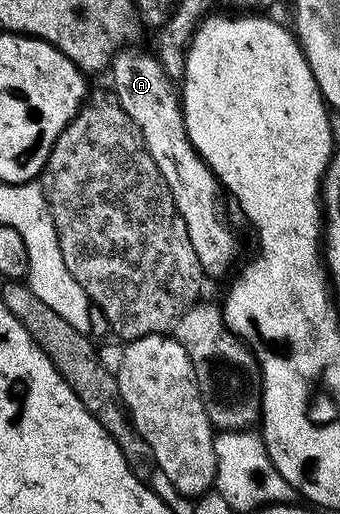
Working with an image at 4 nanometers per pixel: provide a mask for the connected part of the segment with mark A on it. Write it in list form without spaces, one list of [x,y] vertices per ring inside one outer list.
[[[119,51],[118,55],[110,61],[108,75],[114,83],[113,94],[128,114],[128,118],[132,118],[132,122],[140,130],[148,154],[152,154],[152,162],[156,162],[164,182],[168,182],[172,202],[180,218],[184,218],[184,226],[188,226],[188,239],[192,242],[192,250],[196,250],[196,258],[200,258],[203,273],[207,277],[222,276],[226,272],[226,267],[234,260],[234,236],[226,229],[226,224],[222,221],[222,208],[218,205],[218,192],[220,196],[218,179],[214,177],[214,172],[207,168],[201,156],[194,151],[190,139],[186,137],[186,127],[182,121],[182,102],[175,81],[163,70],[157,55],[150,53],[149,56],[146,52],[130,51]]]

